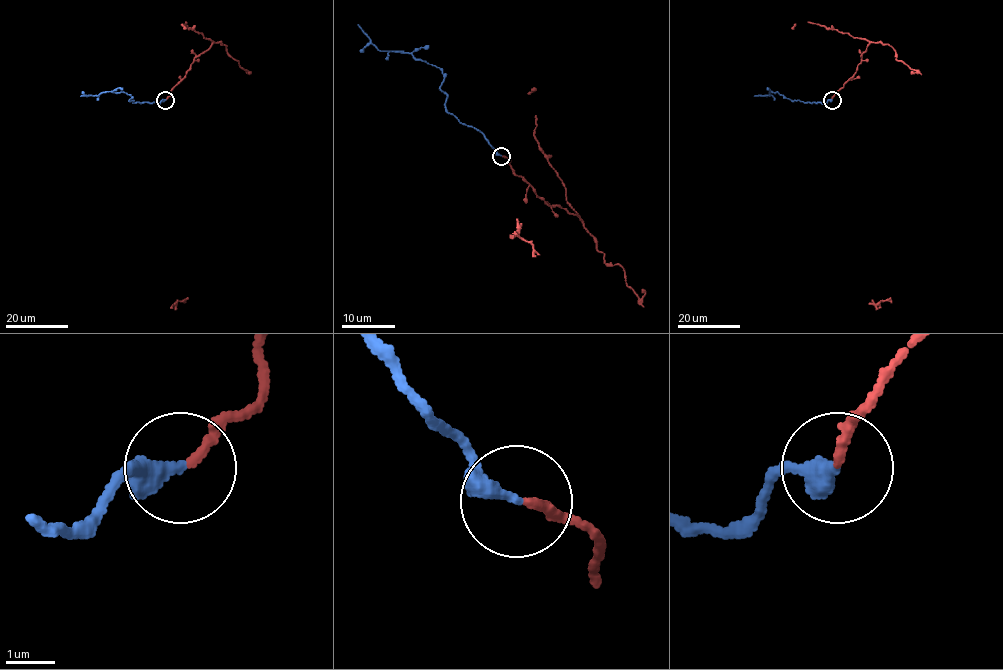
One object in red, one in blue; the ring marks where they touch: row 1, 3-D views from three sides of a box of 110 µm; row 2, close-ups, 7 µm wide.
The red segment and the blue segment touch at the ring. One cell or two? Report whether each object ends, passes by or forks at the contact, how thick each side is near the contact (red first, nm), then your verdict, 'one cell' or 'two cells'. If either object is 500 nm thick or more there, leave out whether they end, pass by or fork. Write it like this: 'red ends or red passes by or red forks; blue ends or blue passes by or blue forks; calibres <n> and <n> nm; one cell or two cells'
red ends; blue passes by; calibres 170 and 260 nm; one cell

